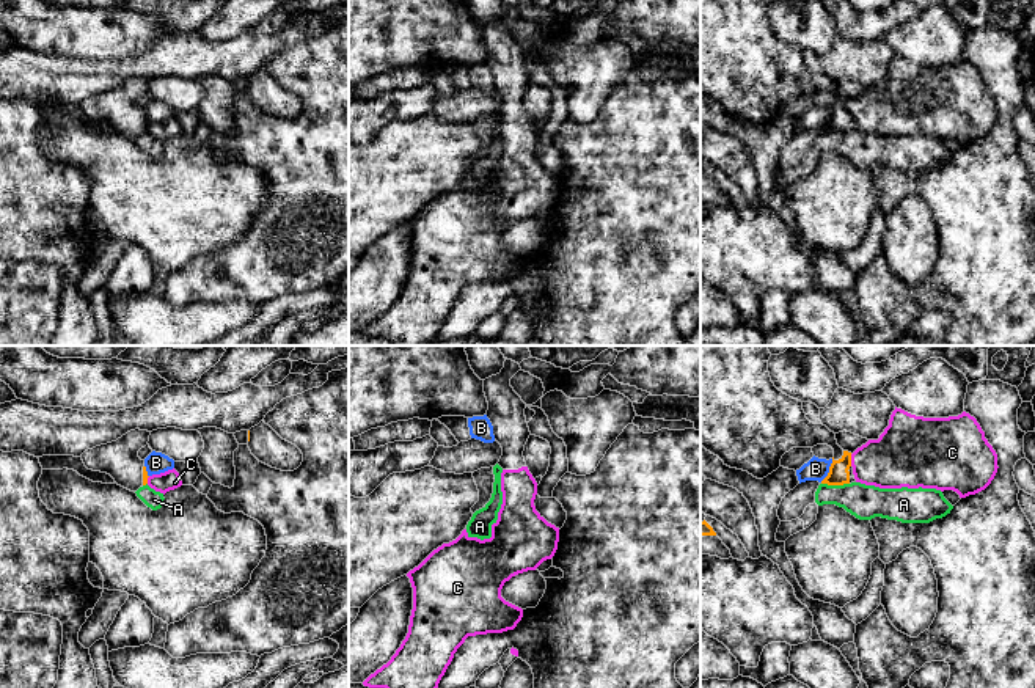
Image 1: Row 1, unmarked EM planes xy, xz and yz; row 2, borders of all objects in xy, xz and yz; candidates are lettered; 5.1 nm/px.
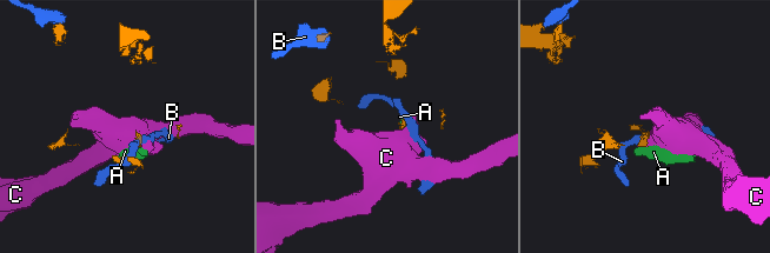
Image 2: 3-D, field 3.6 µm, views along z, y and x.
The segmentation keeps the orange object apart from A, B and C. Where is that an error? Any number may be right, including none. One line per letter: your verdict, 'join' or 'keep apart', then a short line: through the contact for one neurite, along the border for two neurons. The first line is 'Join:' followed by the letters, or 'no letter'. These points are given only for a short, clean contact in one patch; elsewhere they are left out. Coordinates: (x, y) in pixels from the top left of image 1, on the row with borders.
Join: no letter
A: keep apart; line yz (822, 483), (848, 484)
B: keep apart
C: keep apart

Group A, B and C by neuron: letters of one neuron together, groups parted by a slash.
A / B / C

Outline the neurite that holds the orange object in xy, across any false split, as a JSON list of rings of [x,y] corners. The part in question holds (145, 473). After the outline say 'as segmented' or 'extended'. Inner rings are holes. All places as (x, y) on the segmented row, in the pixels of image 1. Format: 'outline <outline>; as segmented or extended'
outline [[[130,430],[116,441],[85,451],[82,460],[88,470],[107,473],[118,485],[137,492],[148,484],[149,478],[144,460],[138,457],[138,451],[148,445],[149,435],[148,430]]]; extended

